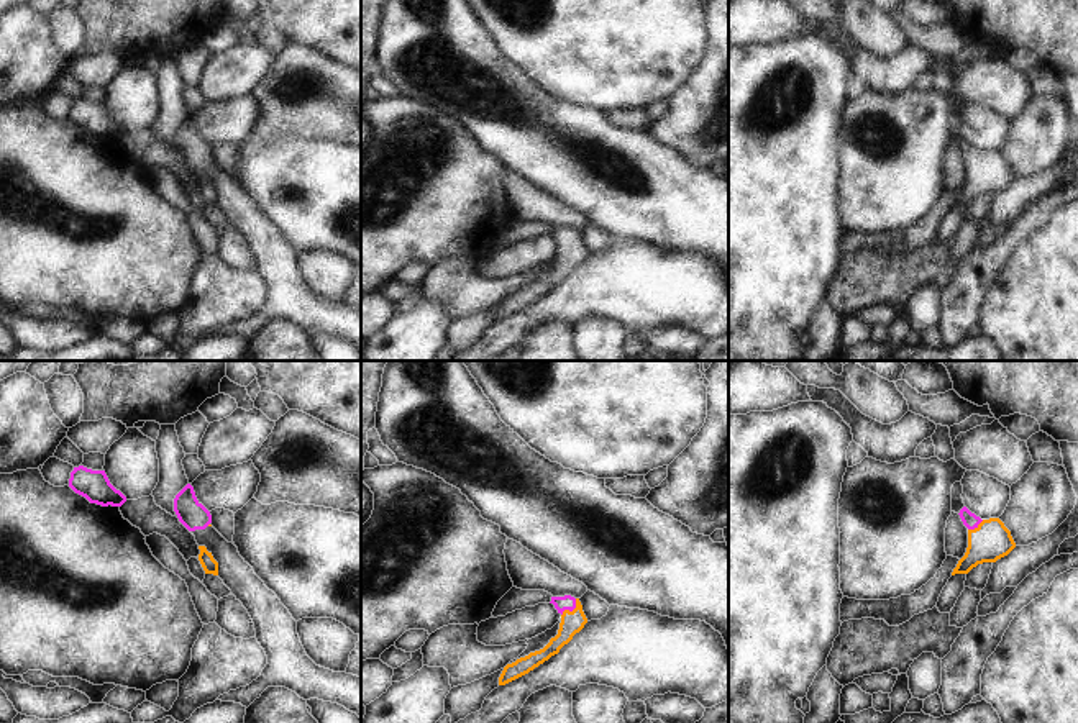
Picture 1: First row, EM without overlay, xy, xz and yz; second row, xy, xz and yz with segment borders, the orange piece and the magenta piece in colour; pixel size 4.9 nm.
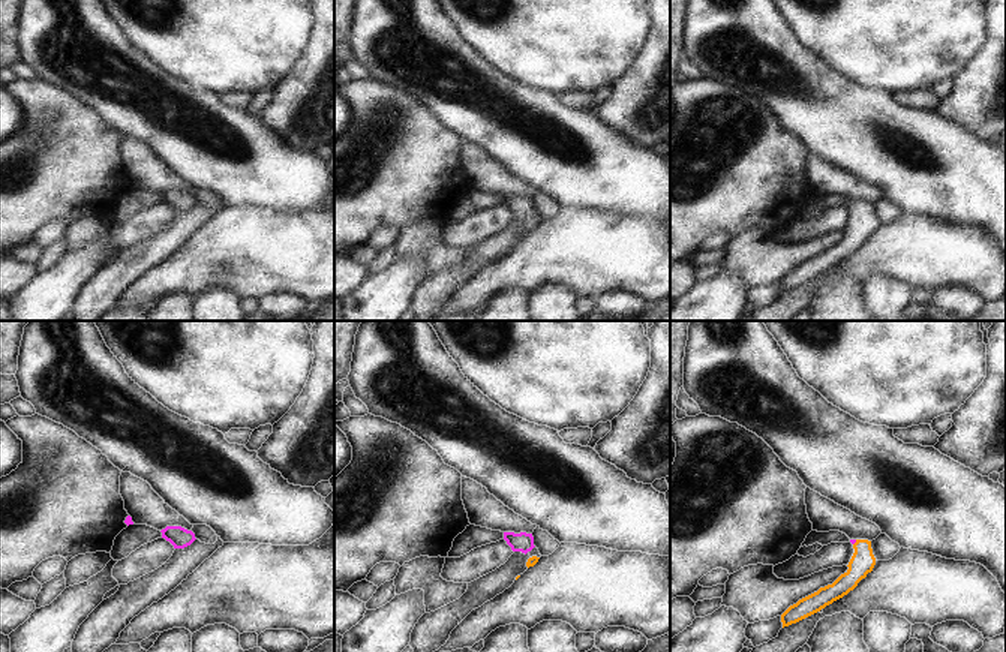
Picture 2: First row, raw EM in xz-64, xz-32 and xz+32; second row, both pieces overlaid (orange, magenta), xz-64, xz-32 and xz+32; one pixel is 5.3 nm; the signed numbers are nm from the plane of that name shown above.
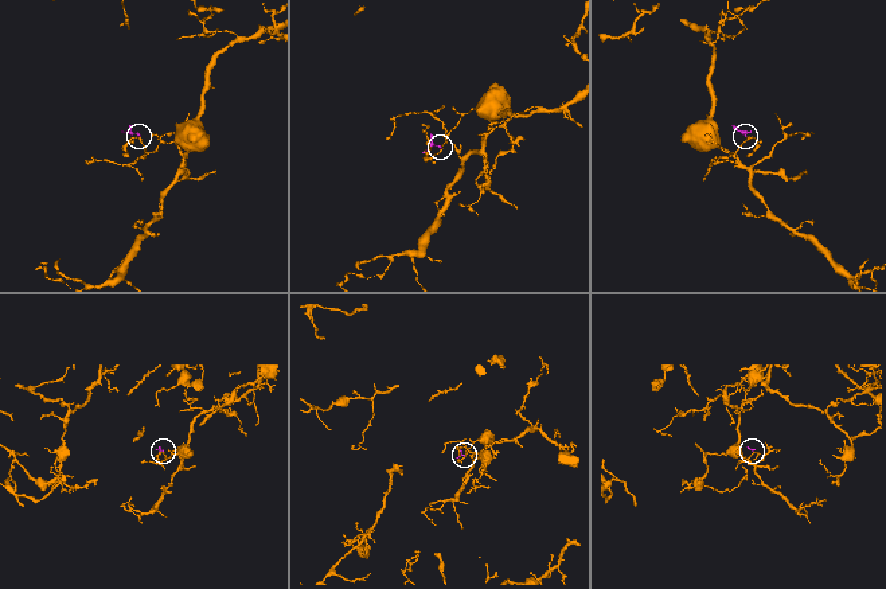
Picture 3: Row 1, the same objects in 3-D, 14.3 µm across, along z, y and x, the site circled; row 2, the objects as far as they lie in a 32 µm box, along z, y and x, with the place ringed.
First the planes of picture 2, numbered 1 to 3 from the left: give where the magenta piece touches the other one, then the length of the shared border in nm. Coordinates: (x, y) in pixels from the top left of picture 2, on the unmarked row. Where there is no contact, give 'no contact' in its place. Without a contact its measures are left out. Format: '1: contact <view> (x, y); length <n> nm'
1: no contact
2: no contact
3: contact xz+32 (855, 207); length 40 nm

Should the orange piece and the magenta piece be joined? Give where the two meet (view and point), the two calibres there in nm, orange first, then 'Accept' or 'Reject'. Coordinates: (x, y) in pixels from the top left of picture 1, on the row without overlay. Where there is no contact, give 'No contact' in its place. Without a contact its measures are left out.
Touches orange at xz (573, 243). Thickness 110 nm (orange) against 70 nm. Accept

